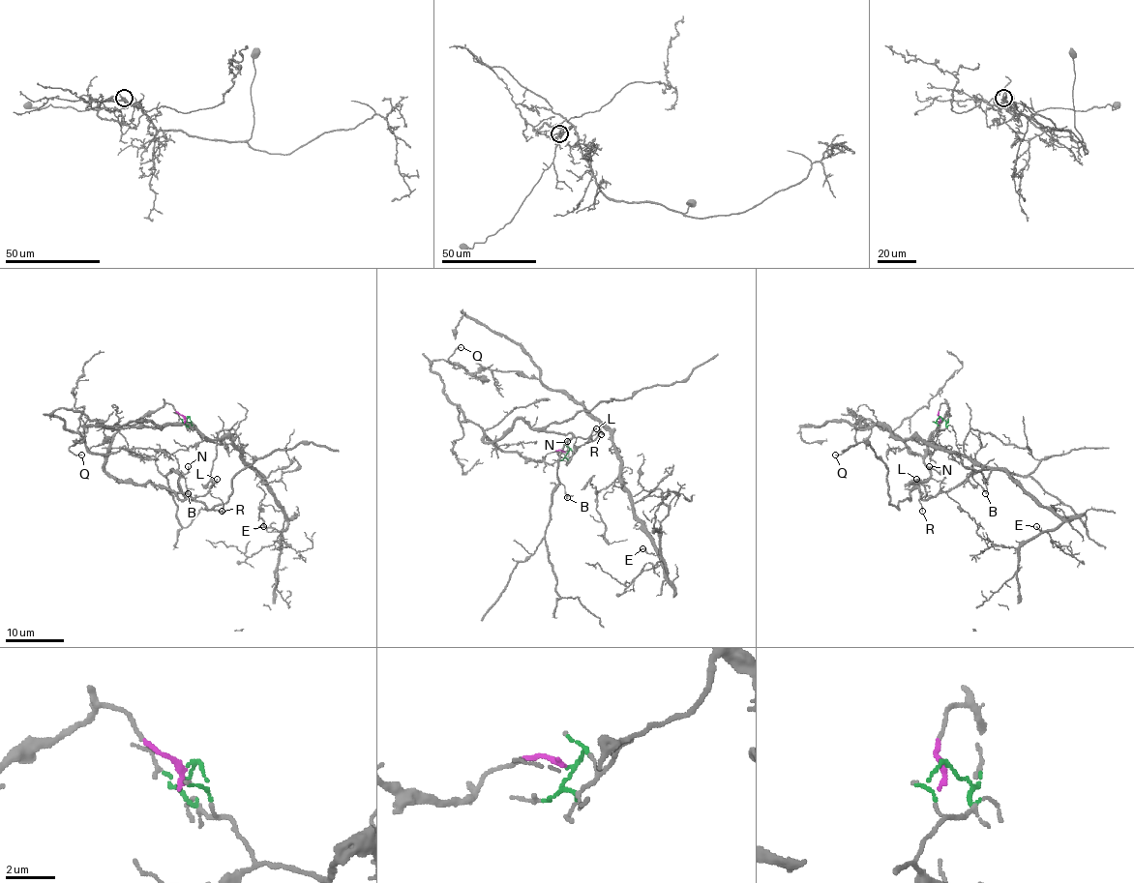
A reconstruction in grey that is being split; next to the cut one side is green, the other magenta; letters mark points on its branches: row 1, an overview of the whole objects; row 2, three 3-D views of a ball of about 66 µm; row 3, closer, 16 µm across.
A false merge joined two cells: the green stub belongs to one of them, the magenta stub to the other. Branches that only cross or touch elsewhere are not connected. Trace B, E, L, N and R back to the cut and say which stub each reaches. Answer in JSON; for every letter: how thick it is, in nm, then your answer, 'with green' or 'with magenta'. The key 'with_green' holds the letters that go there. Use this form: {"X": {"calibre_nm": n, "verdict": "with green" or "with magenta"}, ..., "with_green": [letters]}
{"B": {"calibre_nm": 80, "verdict": "with magenta"}, "E": {"calibre_nm": 140, "verdict": "with green"}, "L": {"calibre_nm": 190, "verdict": "with magenta"}, "N": {"calibre_nm": 150, "verdict": "with magenta"}, "R": {"calibre_nm": 110, "verdict": "with magenta"}, "with_green": ["E"]}

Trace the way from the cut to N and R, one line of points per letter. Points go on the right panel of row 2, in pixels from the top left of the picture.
N: (940, 418), (942, 403), (948, 410), (924, 457), (929, 478), (907, 485), (923, 499), (943, 478), (929, 466)
R: (940, 418), (942, 403), (948, 410), (924, 457), (929, 478), (907, 485), (923, 499), (926, 492), (921, 512)

